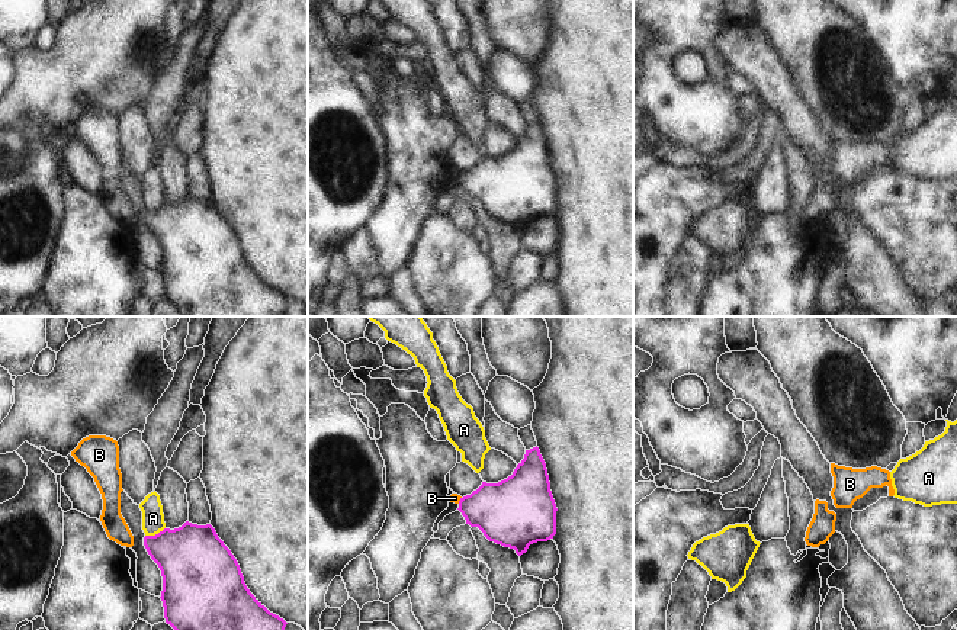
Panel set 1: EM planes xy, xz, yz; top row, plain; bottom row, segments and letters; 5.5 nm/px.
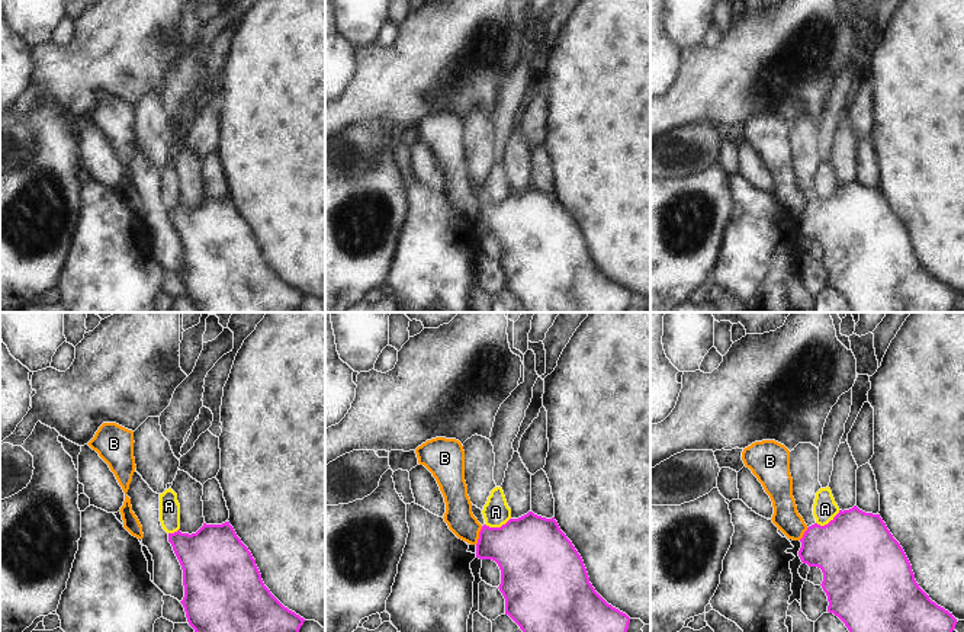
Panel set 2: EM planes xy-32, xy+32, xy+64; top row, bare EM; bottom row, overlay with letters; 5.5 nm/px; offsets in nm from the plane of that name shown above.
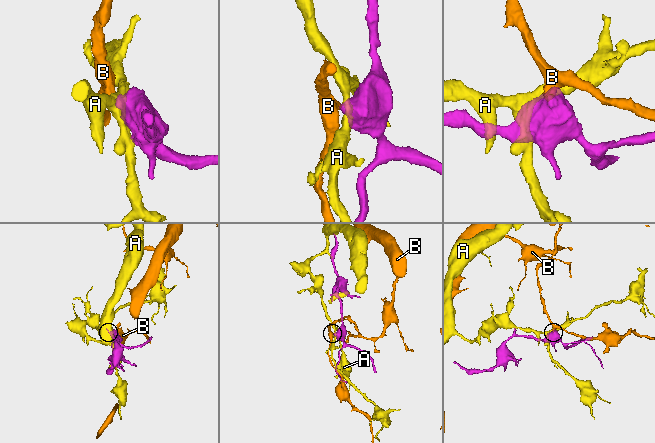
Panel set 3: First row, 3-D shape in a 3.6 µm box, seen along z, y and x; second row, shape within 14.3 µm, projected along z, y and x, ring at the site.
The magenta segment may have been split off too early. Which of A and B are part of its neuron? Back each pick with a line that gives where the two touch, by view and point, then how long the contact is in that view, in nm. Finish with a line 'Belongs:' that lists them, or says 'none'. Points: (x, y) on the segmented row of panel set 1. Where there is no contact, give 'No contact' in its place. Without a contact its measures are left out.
Belongs: none.

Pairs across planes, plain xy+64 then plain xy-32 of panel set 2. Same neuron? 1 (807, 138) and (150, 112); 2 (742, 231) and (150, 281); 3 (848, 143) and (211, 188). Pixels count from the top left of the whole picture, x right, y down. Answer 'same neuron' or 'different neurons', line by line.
1: same neuron
2: same neuron
3: different neurons

